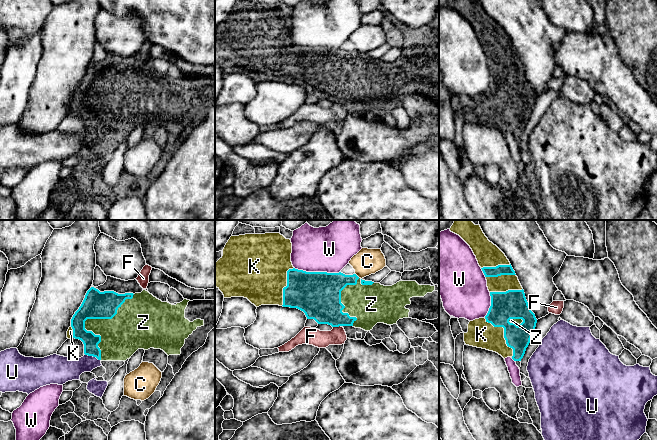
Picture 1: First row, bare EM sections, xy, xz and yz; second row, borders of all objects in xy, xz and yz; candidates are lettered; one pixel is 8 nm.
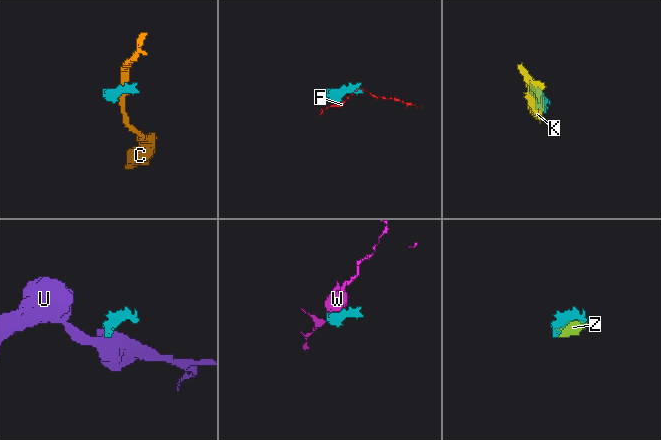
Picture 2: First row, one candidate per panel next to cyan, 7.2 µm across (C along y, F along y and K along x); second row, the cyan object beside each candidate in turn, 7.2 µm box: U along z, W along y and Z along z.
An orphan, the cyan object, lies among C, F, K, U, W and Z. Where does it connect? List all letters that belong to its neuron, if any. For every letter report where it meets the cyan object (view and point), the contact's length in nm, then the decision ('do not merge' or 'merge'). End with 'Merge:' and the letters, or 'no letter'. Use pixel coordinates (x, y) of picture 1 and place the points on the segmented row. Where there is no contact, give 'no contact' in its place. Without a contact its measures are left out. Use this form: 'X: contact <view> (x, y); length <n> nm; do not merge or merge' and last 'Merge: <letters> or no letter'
C: contact xz (356, 275); length 50 nm; do not merge
F: contact xz (336, 326); length 70 nm; do not merge
K: contact yz (504, 333); length 400 nm; merge
U: contact xy (92, 355); length 150 nm; do not merge
W: contact xz (317, 272); length 380 nm; do not merge
Z: contact xy (89, 318); length 600 nm; merge
Merge: K, Z

